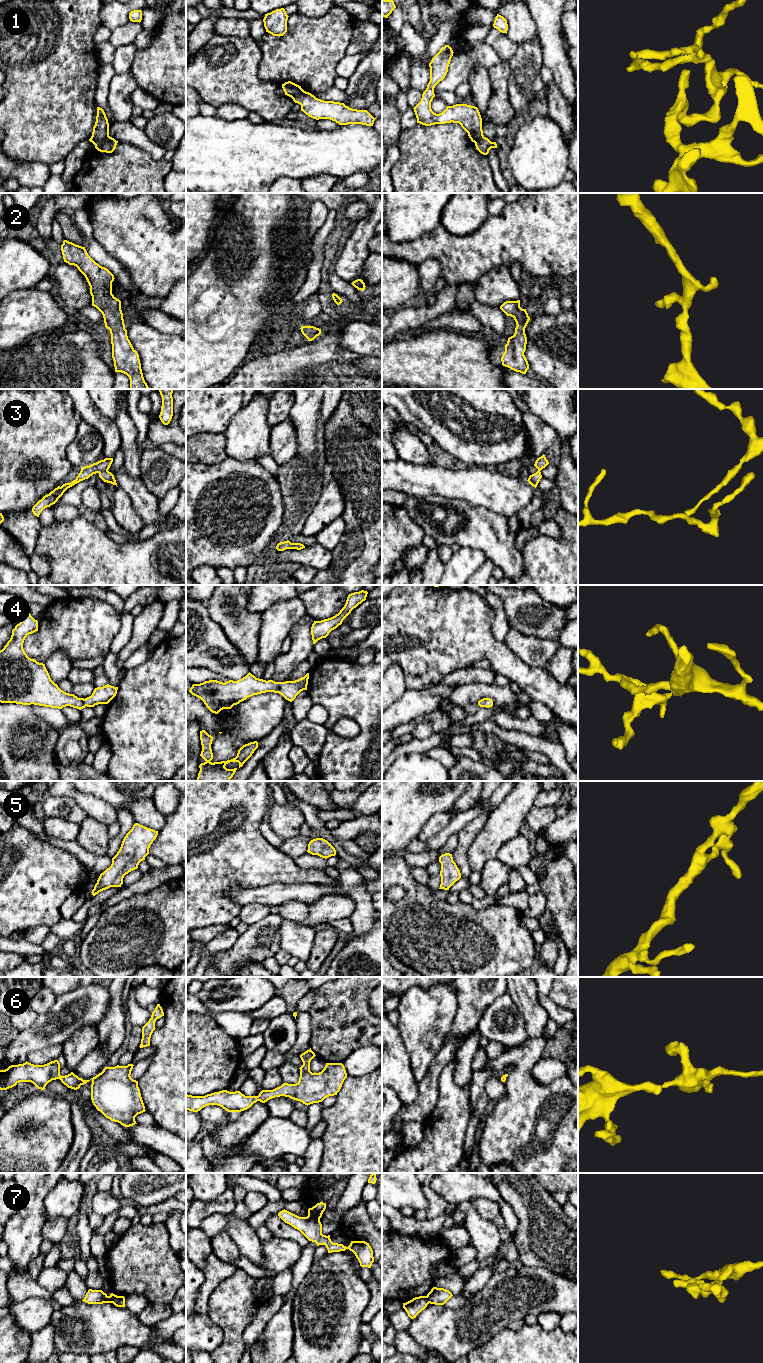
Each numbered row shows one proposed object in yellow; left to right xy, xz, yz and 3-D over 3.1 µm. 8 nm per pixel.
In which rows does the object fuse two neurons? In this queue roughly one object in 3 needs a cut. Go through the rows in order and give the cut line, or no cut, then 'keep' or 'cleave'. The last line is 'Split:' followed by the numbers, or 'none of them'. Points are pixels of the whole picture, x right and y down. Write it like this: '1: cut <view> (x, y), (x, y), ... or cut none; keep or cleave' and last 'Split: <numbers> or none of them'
1: cut xy (109, 136), (95, 145); cleave
2: cut none; keep
3: cut xy (107, 470), (99, 473); cleave
4: cut none; keep
5: cut none; keep
6: cut none; keep
7: cut xz (308, 1215), (319, 1220); cleave
Split: 1, 3, 7

